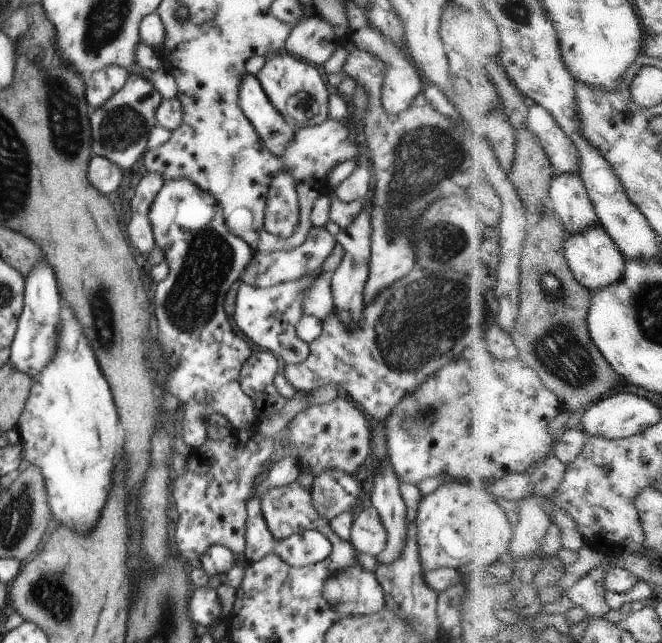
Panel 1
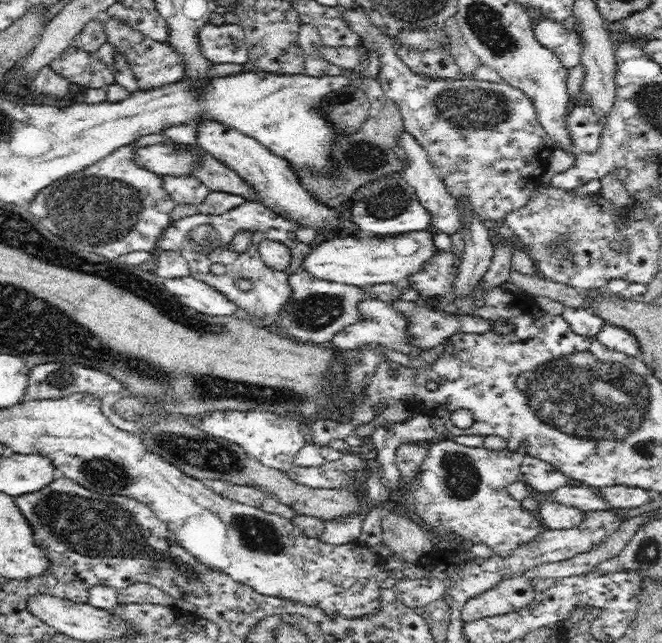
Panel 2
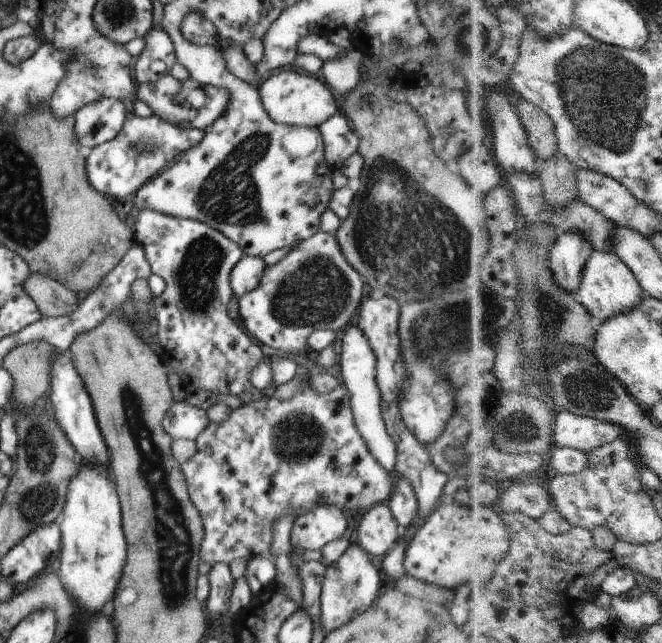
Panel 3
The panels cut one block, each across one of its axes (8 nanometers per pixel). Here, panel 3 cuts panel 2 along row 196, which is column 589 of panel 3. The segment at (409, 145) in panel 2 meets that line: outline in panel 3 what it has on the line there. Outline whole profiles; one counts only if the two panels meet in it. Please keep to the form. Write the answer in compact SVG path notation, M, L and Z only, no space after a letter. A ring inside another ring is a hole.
M563 410L557 414L554 434L554 448L570 447L590 454L624 435L624 430L608 421Z

